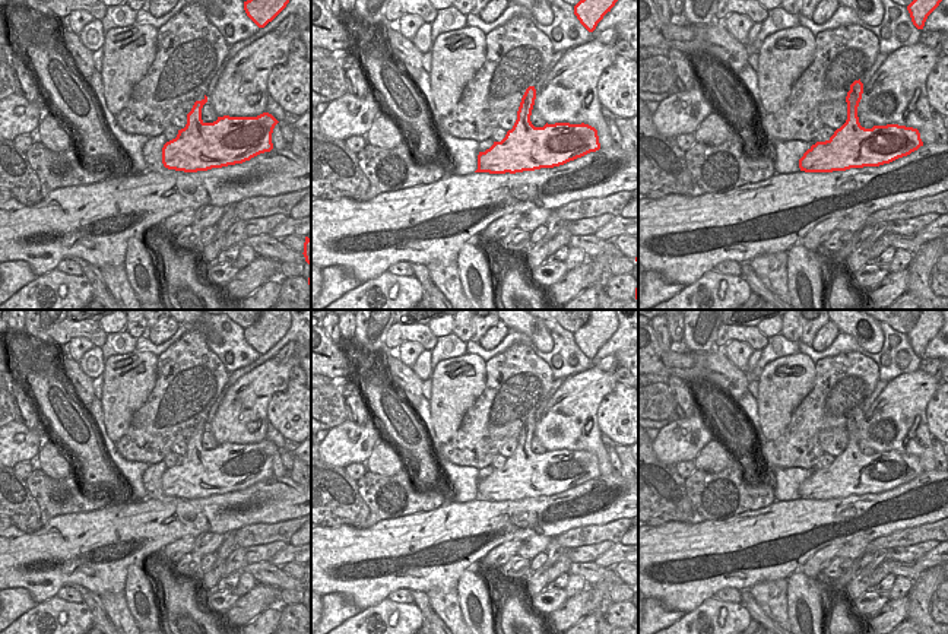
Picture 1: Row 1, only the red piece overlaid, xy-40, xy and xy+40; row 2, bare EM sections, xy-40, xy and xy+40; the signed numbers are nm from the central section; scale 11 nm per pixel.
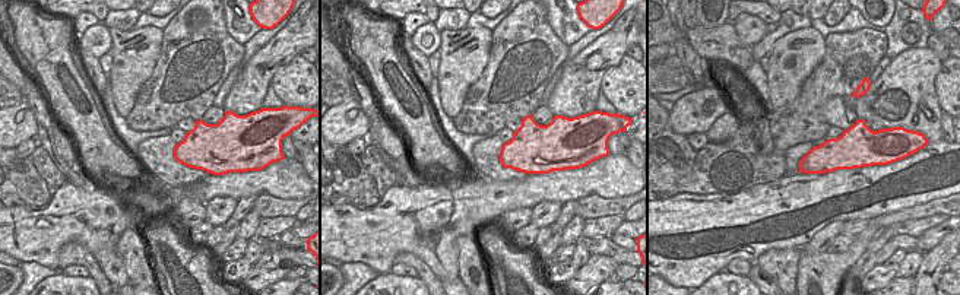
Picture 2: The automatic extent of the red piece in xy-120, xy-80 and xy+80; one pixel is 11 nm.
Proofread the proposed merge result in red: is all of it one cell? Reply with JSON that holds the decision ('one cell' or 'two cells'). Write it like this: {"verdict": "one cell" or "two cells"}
{"verdict": "one cell"}

